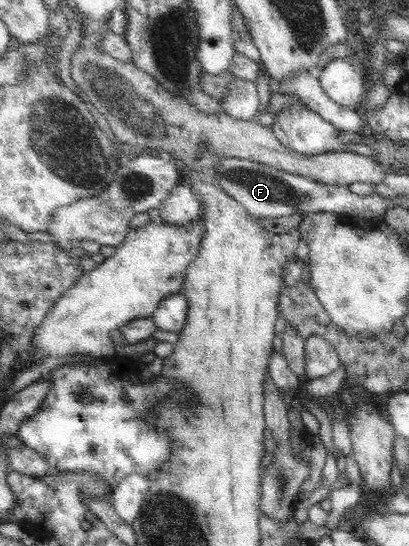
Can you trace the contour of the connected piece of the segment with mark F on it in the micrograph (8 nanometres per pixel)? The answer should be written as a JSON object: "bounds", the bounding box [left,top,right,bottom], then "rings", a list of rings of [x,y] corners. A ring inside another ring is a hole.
{"bounds":[215,157,393,221],"rings":[[[224,157],[217,163],[217,170],[220,175],[215,177],[215,182],[219,184],[219,189],[225,191],[227,195],[235,199],[237,203],[241,204],[247,214],[255,219],[269,219],[269,217],[287,217],[293,215],[297,211],[301,211],[304,215],[309,213],[325,213],[333,212],[338,214],[346,214],[348,217],[362,218],[362,219],[375,219],[380,221],[383,219],[387,209],[393,208],[391,199],[380,197],[379,195],[355,195],[353,191],[349,191],[347,186],[333,185],[327,187],[325,184],[306,179],[299,175],[293,175],[273,167],[267,167],[261,163],[254,163],[247,159]]]}

